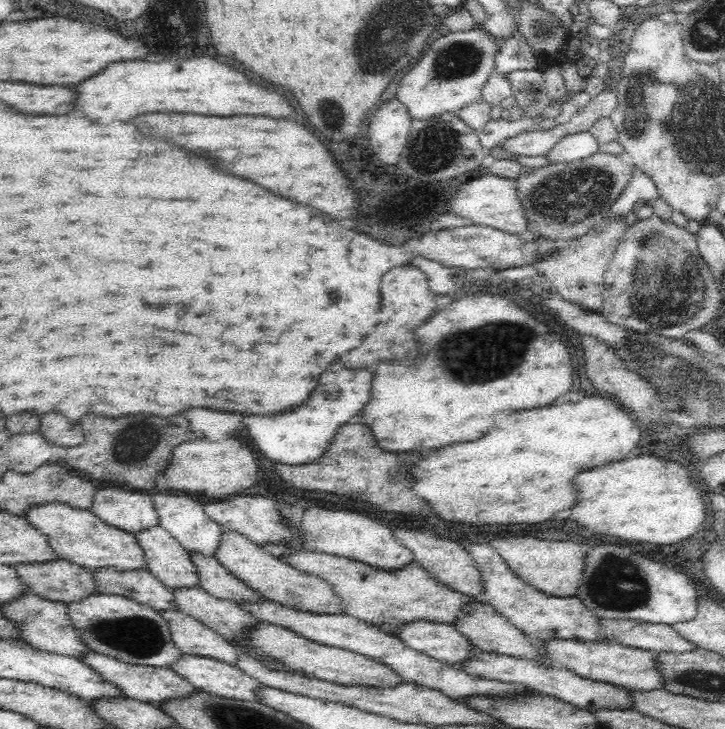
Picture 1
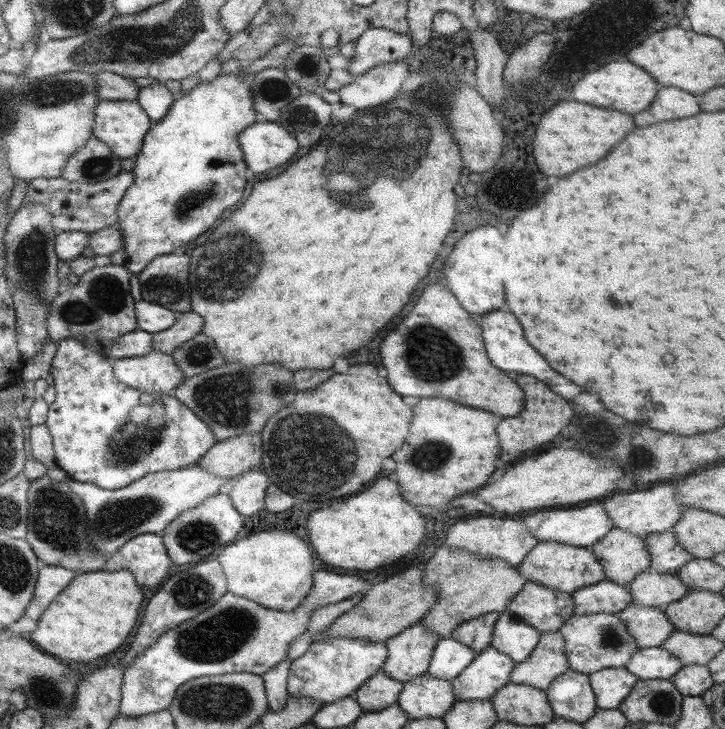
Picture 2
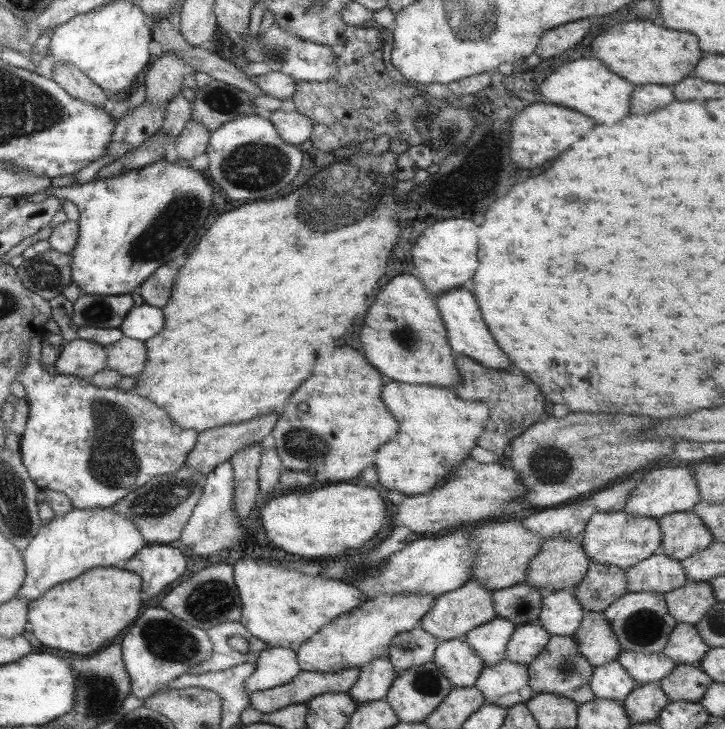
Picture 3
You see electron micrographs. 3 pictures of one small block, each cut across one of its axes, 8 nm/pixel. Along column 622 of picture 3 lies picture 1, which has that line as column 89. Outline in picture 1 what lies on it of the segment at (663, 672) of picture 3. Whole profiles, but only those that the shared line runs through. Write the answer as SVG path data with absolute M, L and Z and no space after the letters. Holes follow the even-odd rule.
M91 651L74 657L88 665L95 673L98 673L98 677L102 678L102 681L118 688L118 691L122 692L122 696L130 697L140 702L146 702L154 708L160 706L162 702L166 702L166 698L190 696L190 694L200 691L192 687L188 681L182 679L182 677L178 676L174 671L170 670L170 667L126 664L125 662L120 662L119 660Z

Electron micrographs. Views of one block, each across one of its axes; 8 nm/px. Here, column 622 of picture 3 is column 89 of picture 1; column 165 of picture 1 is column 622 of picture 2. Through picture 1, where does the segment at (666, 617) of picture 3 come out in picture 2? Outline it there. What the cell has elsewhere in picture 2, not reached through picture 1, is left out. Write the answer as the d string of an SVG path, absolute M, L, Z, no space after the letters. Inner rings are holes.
M597 613L588 615L571 615L561 626L559 633L563 637L565 655L569 669L581 674L591 674L601 669L623 667L638 647L635 639L629 635L625 623L617 614Z

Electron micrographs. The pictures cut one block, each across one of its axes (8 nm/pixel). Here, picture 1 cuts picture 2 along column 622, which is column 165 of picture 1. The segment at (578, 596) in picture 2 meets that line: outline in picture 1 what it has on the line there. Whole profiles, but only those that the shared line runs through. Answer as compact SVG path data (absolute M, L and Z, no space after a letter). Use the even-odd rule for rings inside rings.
M102 566L92 569L90 573L96 593L117 594L155 611L175 610L172 590L144 567L138 570L116 570L111 566Z

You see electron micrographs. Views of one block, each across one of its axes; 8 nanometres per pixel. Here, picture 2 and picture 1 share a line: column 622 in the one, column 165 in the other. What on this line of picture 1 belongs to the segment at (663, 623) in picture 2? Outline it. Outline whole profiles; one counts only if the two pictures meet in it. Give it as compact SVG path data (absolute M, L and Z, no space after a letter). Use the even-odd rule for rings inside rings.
M158 610L181 654L202 655L234 665L238 650L204 623L178 610Z

